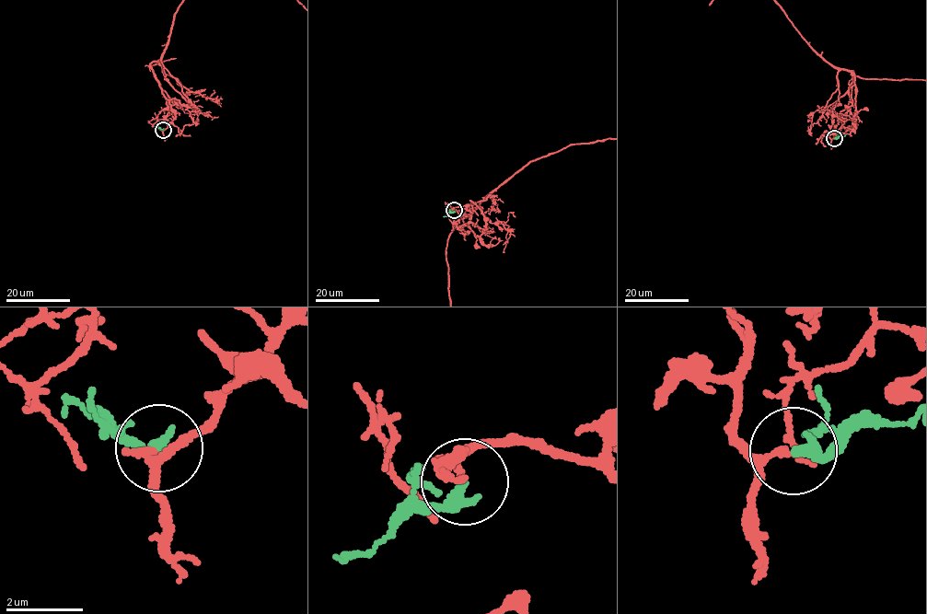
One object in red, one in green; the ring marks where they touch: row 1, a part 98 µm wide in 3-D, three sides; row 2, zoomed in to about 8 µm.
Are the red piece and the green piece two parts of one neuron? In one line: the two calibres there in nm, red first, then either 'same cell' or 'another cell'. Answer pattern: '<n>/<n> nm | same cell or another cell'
130/320 nm | same cell

